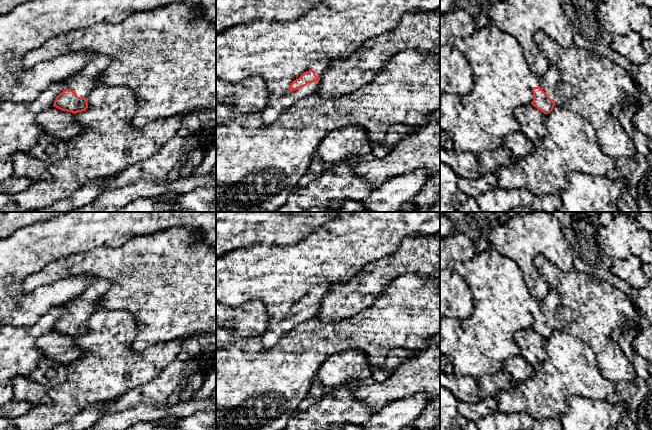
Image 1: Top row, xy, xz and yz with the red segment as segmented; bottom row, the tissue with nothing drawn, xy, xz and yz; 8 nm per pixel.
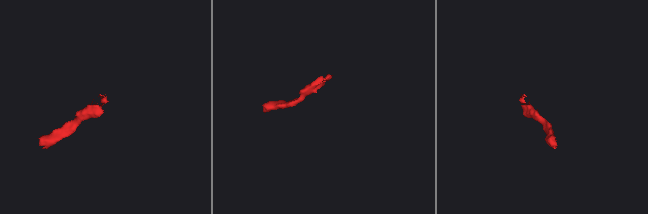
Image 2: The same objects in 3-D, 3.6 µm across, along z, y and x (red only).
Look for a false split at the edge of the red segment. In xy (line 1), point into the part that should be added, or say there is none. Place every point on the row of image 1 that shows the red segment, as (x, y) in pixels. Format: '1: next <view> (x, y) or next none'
1: next xy (83, 82)

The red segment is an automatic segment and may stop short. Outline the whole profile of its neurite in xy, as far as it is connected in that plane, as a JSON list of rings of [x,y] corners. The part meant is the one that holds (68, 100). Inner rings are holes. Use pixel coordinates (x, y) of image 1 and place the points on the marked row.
[[[97,55],[76,74],[67,78],[63,83],[66,89],[60,93],[53,106],[74,114],[88,108],[86,97],[99,84],[98,77],[108,67],[110,58],[106,55]]]

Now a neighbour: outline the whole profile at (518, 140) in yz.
[[[520,131],[506,136],[503,141],[503,146],[509,149],[516,158],[524,157],[535,150],[535,143]]]

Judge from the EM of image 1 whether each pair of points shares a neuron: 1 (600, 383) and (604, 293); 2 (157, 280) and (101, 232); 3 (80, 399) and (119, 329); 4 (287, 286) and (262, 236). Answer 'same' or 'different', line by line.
1: different
2: different
3: same
4: different

